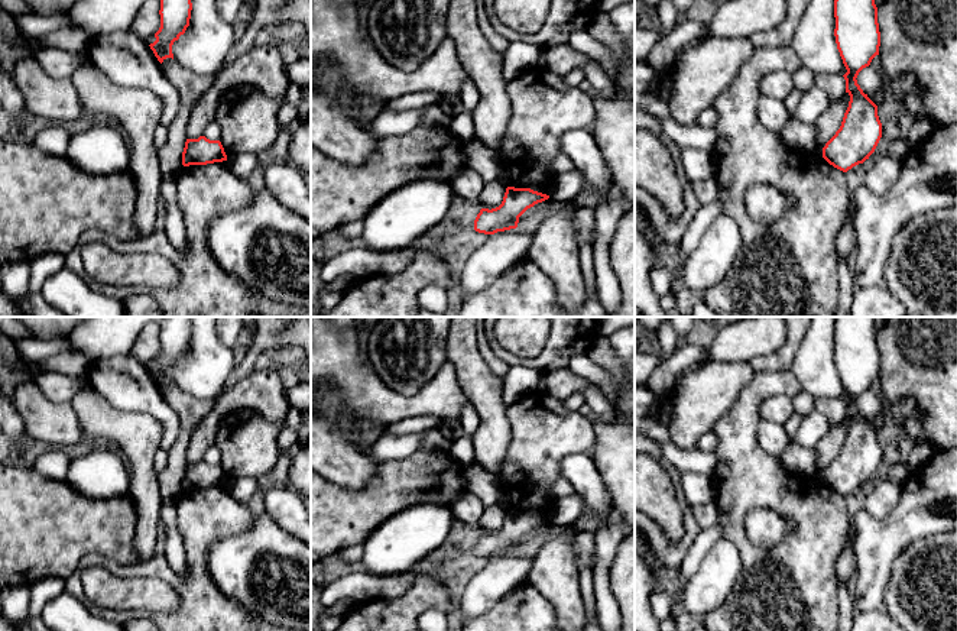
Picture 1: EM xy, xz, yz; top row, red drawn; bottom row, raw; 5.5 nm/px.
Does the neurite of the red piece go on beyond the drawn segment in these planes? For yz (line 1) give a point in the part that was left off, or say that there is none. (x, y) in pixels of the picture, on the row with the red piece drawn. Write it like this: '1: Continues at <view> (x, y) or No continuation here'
1: No continuation here

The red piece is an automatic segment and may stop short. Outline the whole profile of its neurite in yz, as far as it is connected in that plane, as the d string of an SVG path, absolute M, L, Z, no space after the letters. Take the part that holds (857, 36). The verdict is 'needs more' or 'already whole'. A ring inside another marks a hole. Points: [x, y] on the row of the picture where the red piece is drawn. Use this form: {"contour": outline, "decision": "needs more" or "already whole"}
{"contour": "M834 0L836 43L847 72L850 96L840 129L823 148L823 158L847 172L875 152L882 137L877 106L857 84L859 72L879 55L880 32L875 0Z", "decision": "already whole"}

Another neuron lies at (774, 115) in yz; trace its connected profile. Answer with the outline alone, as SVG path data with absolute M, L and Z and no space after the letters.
M766 96L759 97L756 113L762 124L778 136L792 117L784 101Z

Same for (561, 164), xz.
M558 153L551 162L551 168L555 174L565 174L575 169L574 162L565 153Z

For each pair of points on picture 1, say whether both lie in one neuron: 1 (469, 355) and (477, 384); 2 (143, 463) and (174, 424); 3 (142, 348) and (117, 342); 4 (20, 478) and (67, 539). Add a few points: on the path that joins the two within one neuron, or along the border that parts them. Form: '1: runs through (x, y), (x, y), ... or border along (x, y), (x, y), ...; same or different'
1: runs through (469, 362), (474, 377); same
2: border along (143, 413), (153, 417), (159, 424), (159, 447); different
3: border along (140, 332), (129, 353); different
4: runs through (20, 492), (52, 524); same

